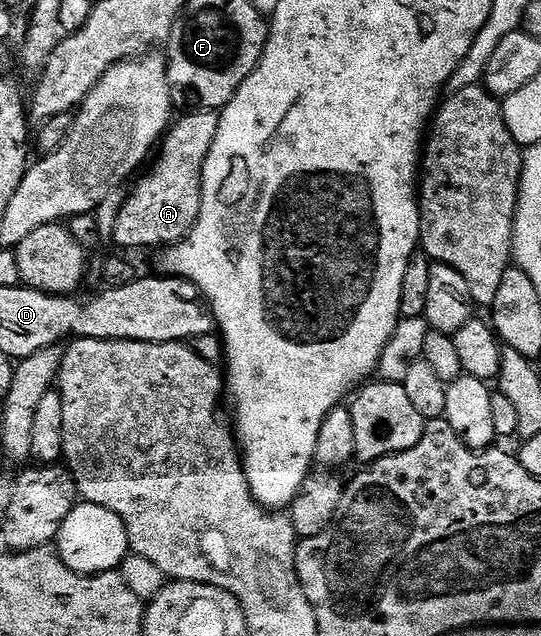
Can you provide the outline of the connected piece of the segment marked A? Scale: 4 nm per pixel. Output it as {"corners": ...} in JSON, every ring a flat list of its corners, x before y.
{"corners":[[190,110,171,123,153,157,154,165,152,160,149,167,137,177,138,185,129,189,122,203,116,218,113,243,118,243,122,248,158,250,186,239,200,214,204,162,208,158,208,150,212,150,216,142,218,117,219,113,214,110]]}

